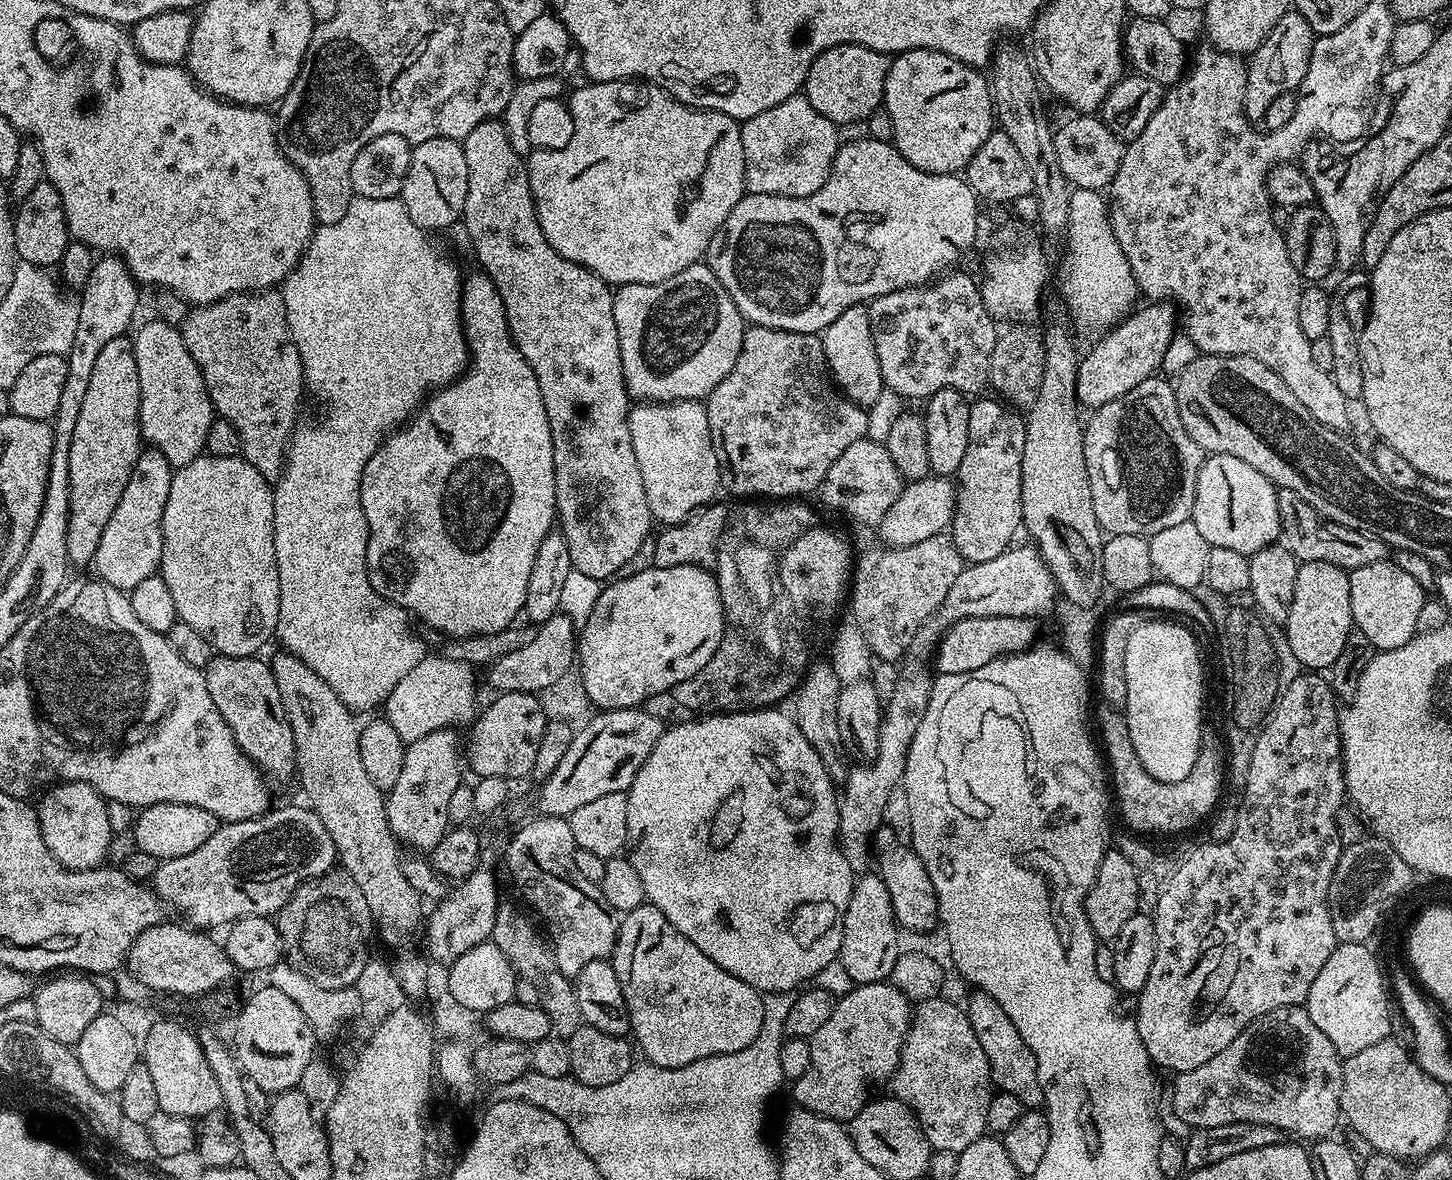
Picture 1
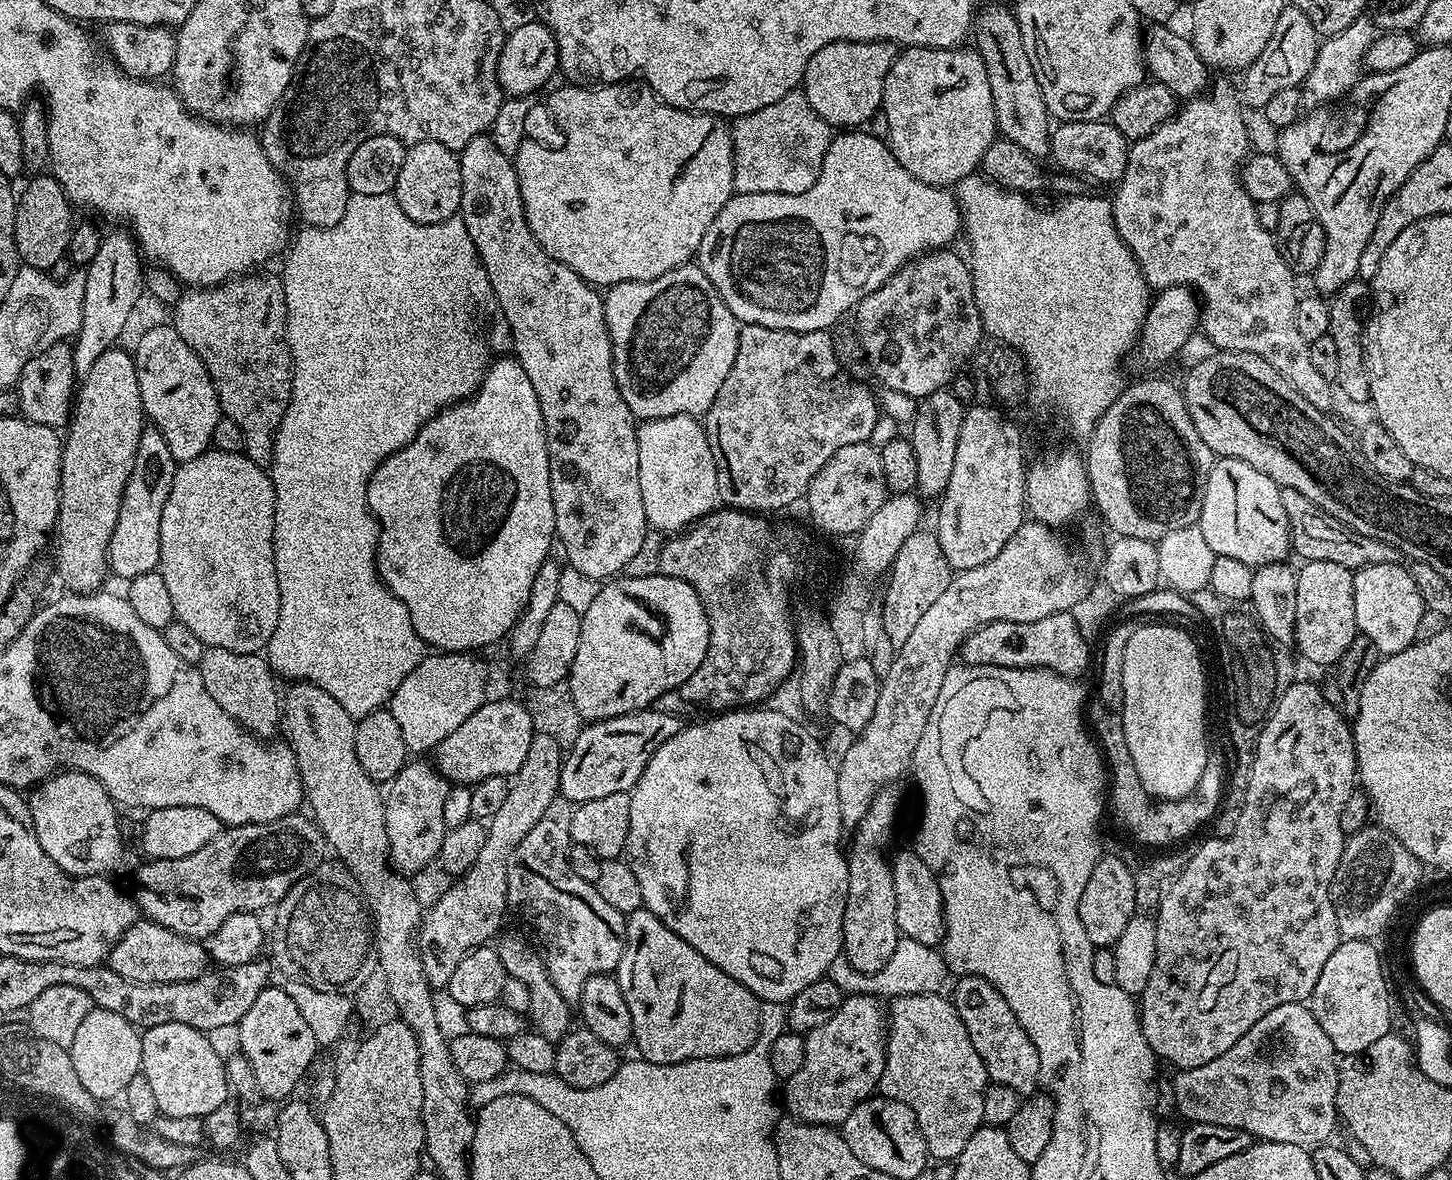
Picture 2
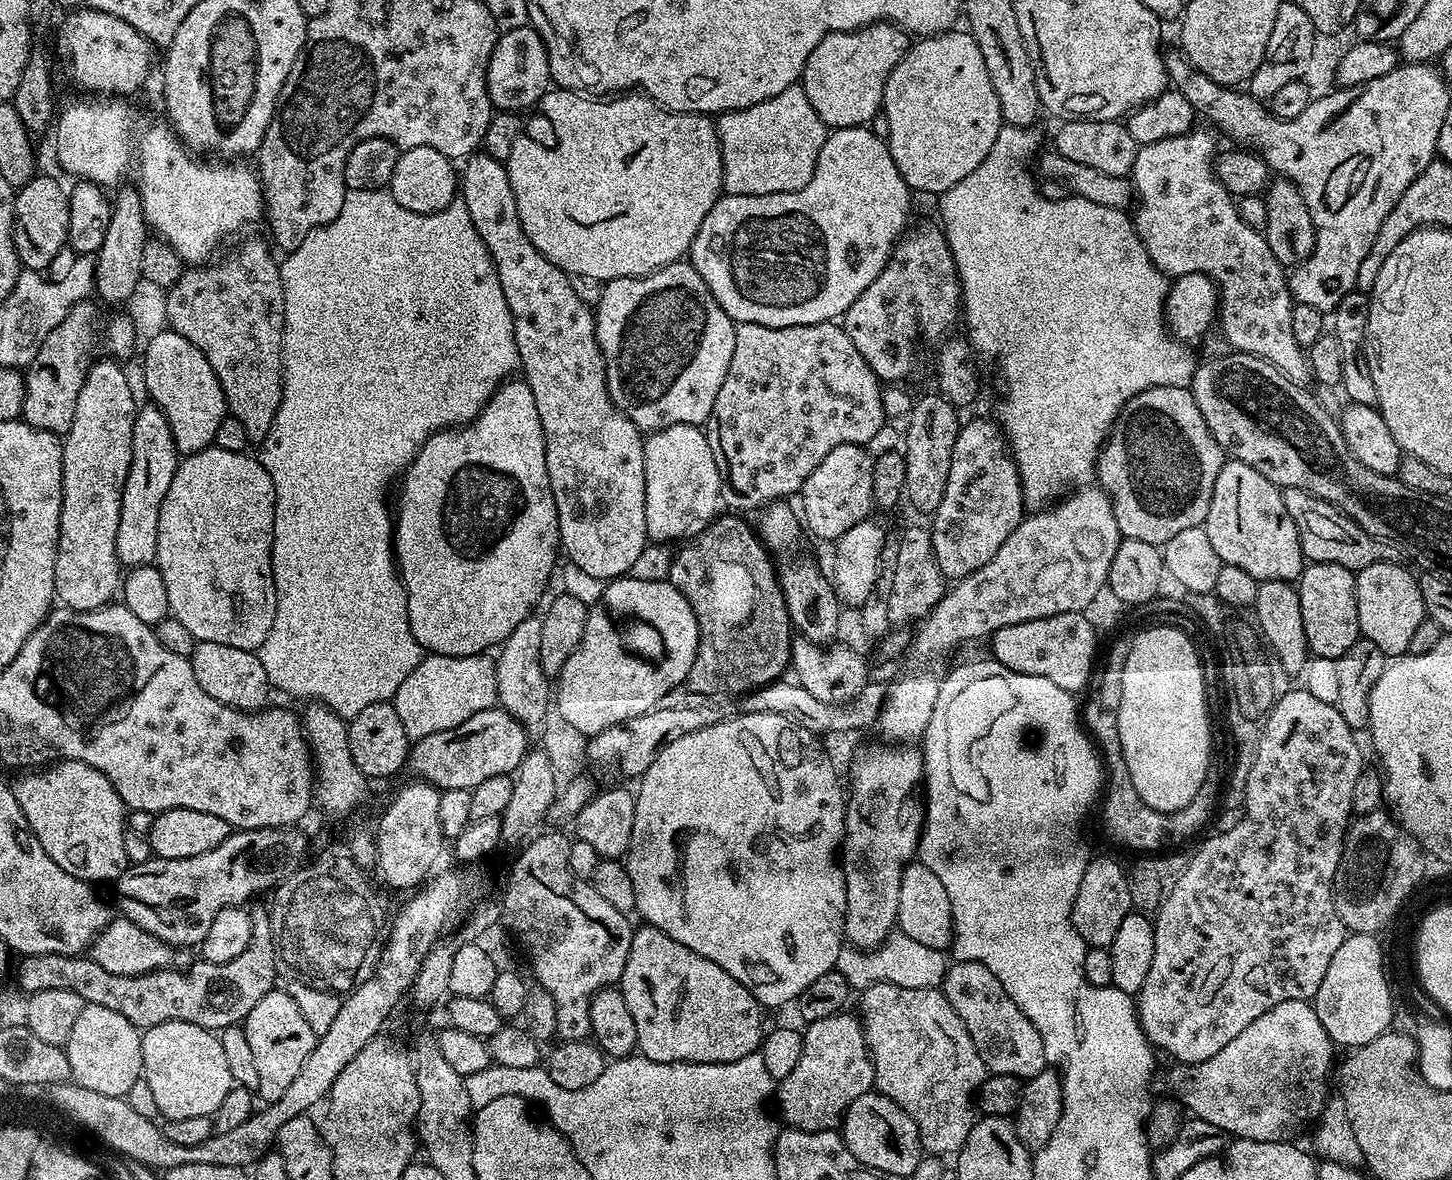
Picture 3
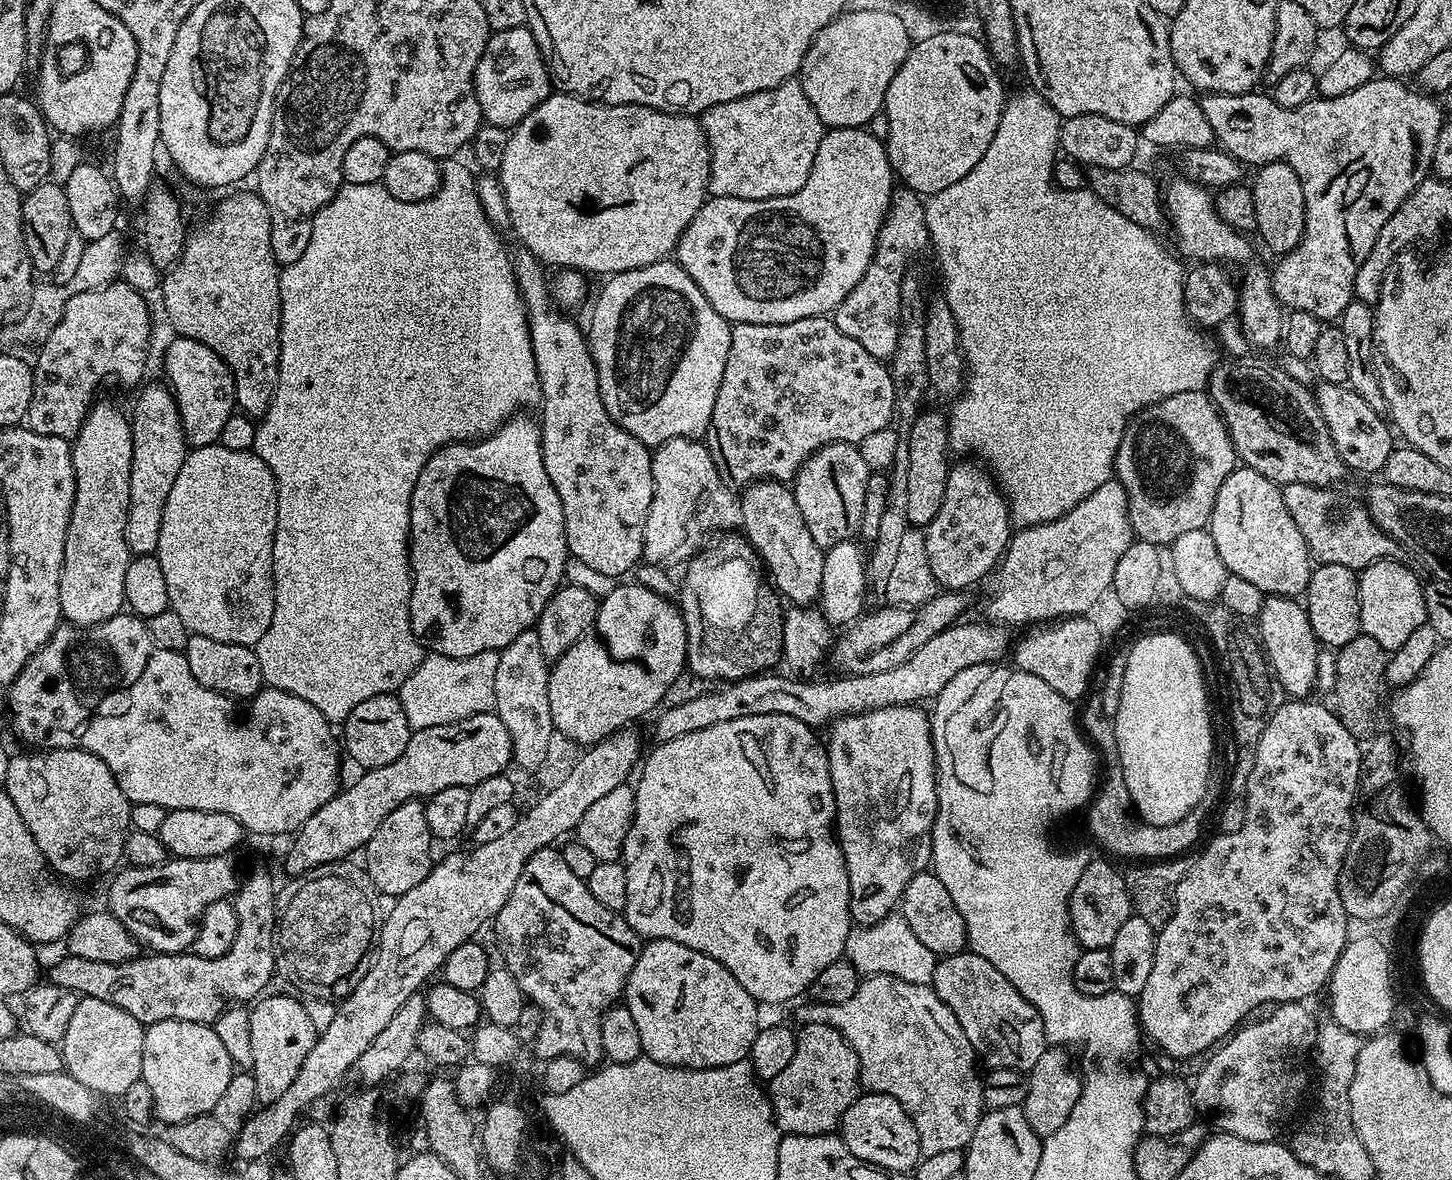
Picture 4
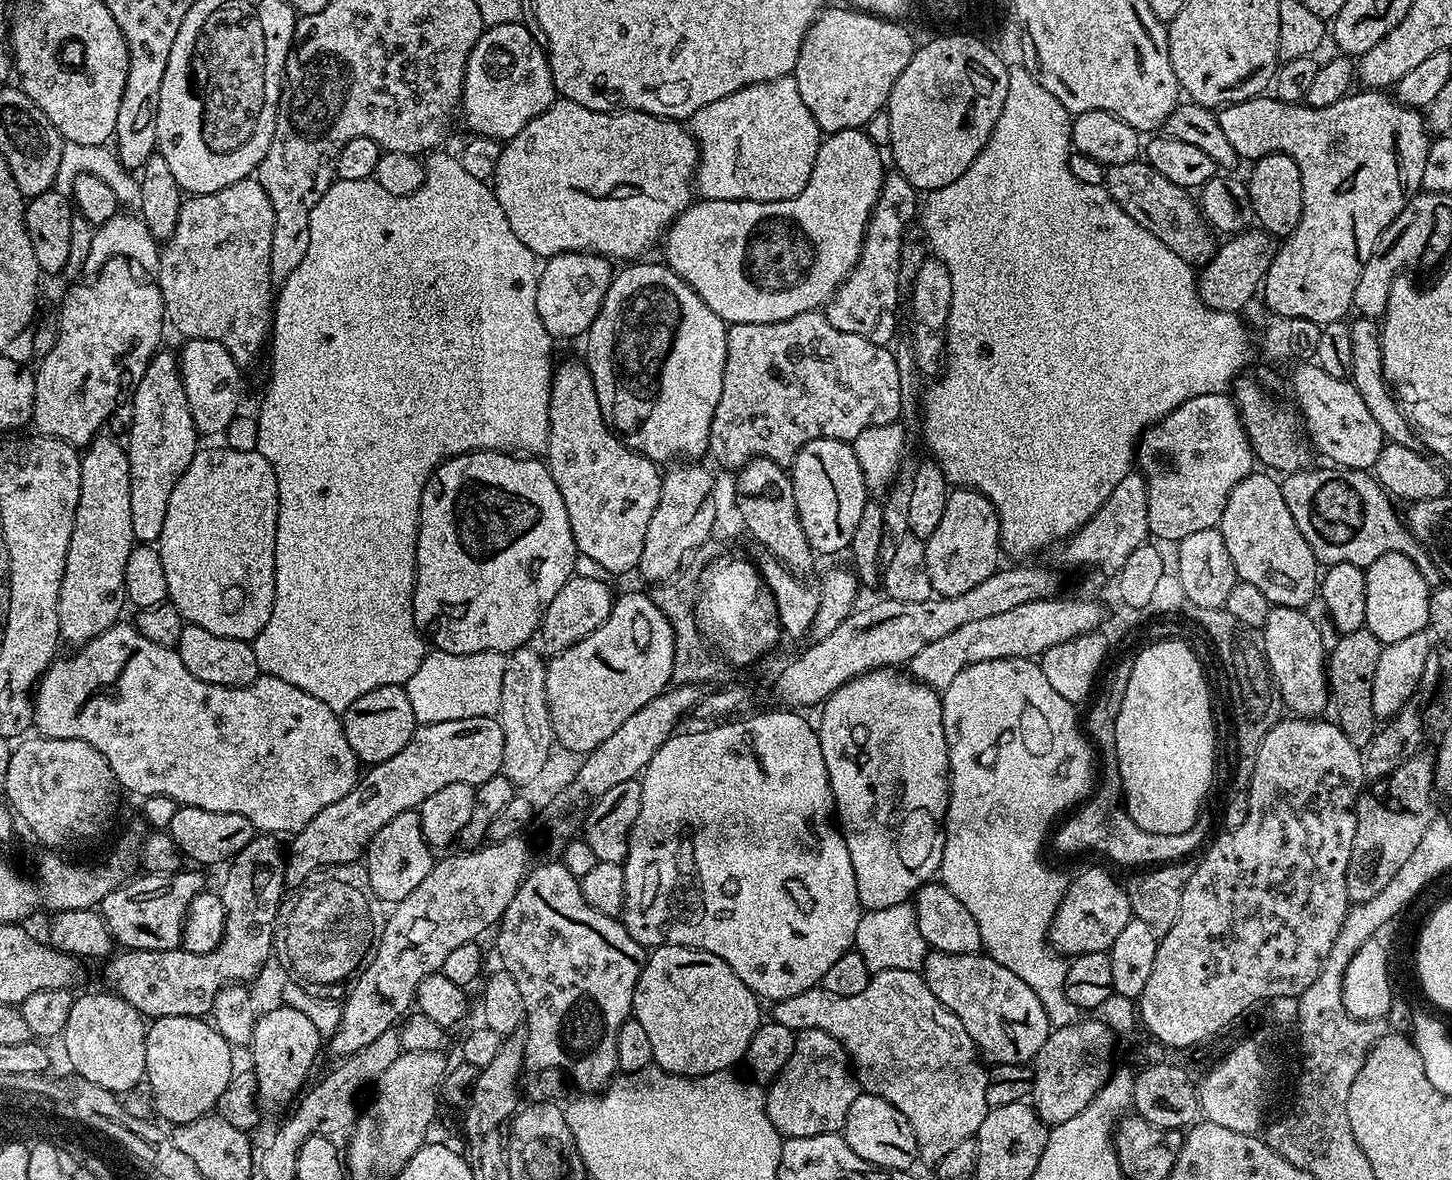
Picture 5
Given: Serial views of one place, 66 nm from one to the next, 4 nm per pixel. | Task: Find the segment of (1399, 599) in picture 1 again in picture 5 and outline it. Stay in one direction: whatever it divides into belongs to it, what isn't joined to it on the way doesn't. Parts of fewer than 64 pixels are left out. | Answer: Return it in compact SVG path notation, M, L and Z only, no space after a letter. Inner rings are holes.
M1401 552L1382 554L1365 571L1366 578L1366 618L1364 627L1369 628L1381 645L1402 642L1410 634L1418 634L1429 627L1430 585L1426 578Z

